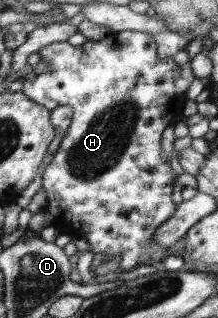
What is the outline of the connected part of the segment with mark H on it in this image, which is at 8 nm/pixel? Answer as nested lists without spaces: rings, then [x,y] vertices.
[[[133,31],[111,32],[104,40],[87,40],[81,46],[54,43],[38,51],[34,61],[40,60],[49,63],[49,70],[23,78],[20,91],[49,110],[69,106],[73,112],[69,129],[42,175],[47,201],[43,210],[51,214],[53,225],[62,234],[85,238],[93,254],[104,253],[105,262],[120,254],[122,270],[133,270],[148,260],[161,262],[168,249],[158,246],[155,232],[172,218],[178,206],[171,200],[175,182],[171,166],[161,156],[159,140],[161,132],[169,124],[174,126],[177,116],[181,118],[187,102],[185,90],[196,77],[193,69],[189,63],[177,66],[173,57],[159,58],[153,38]]]

